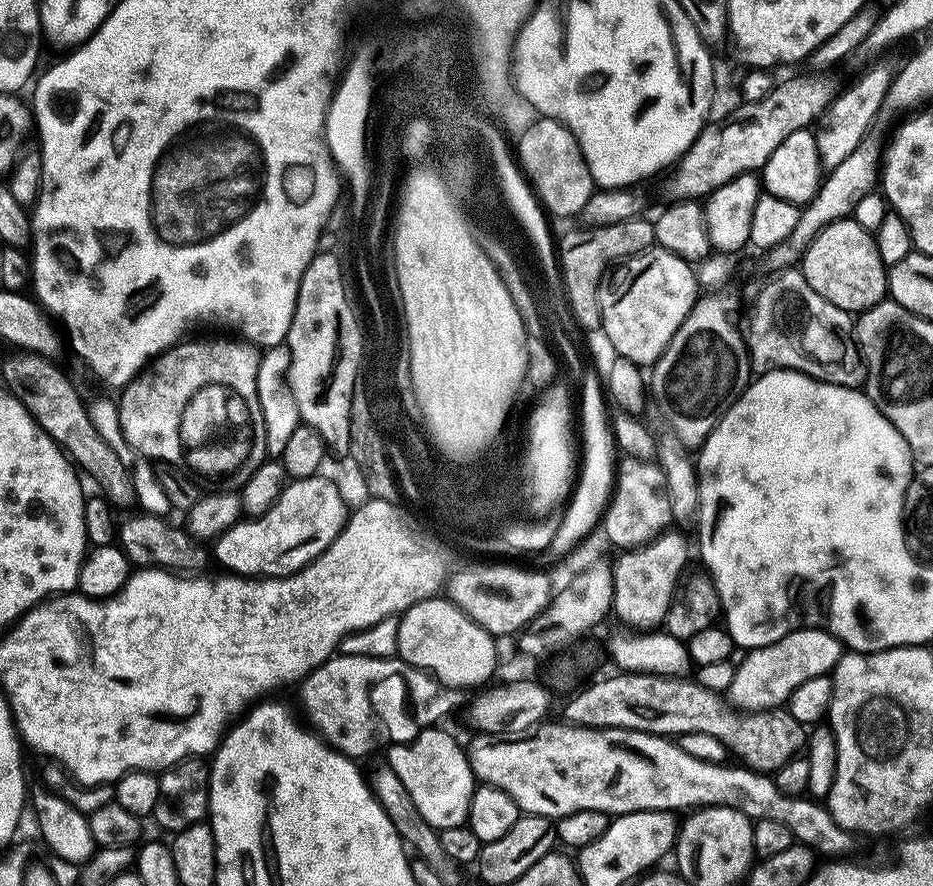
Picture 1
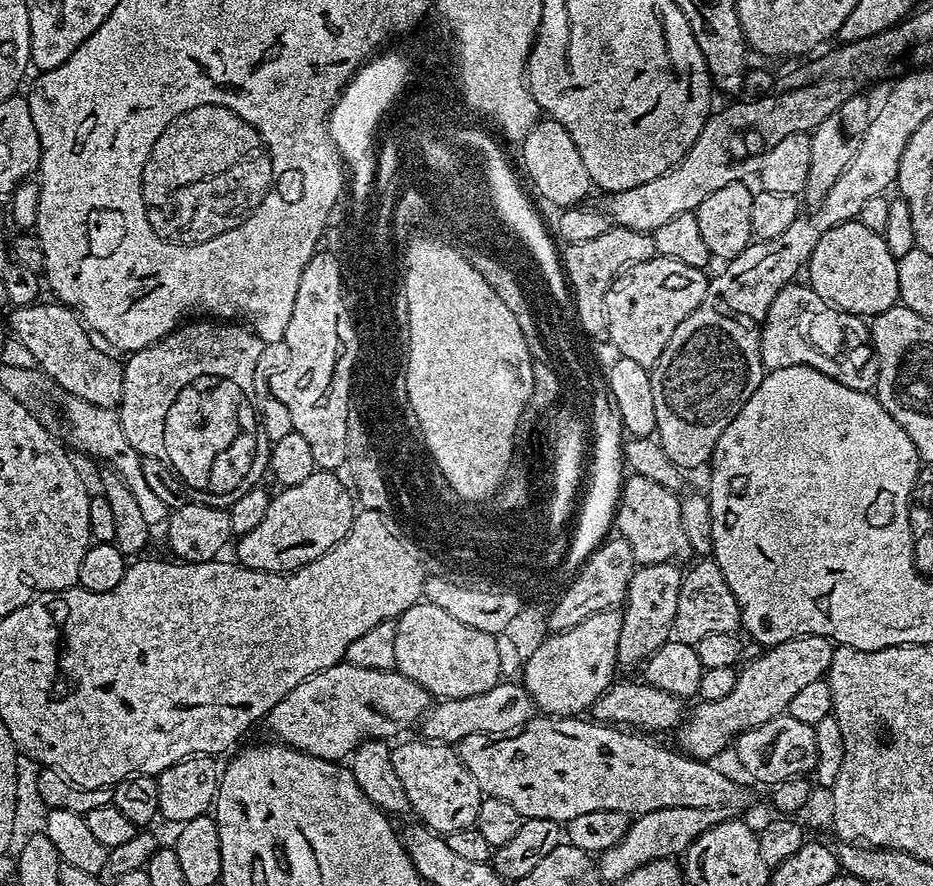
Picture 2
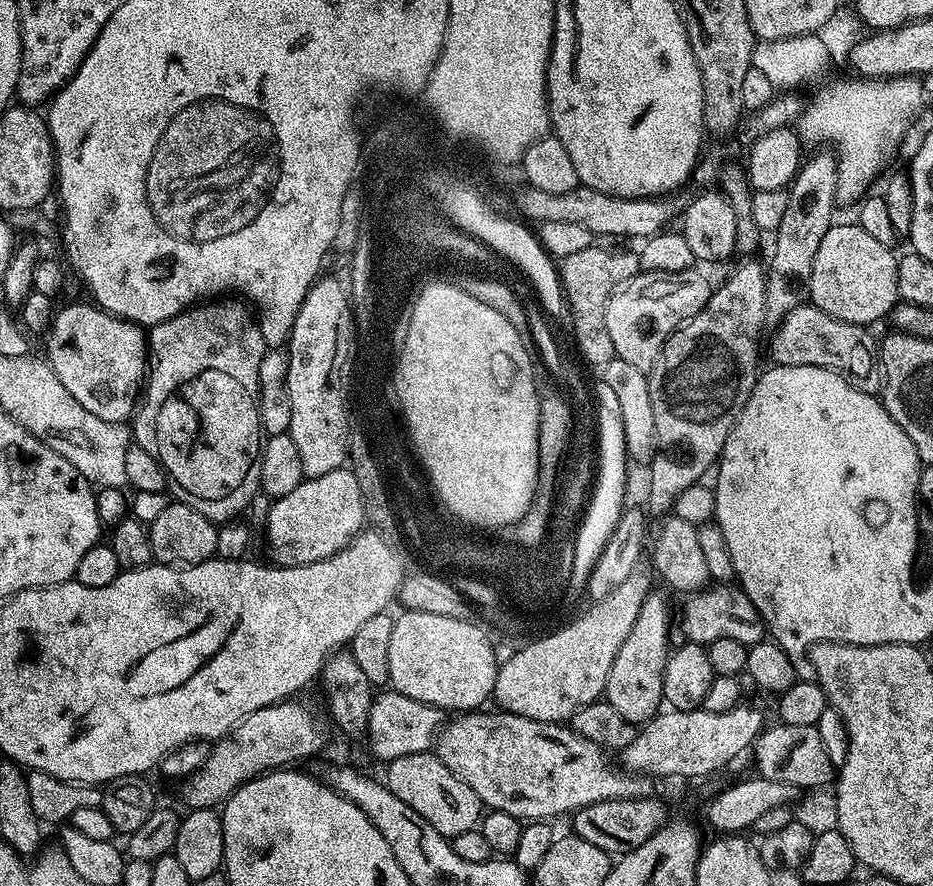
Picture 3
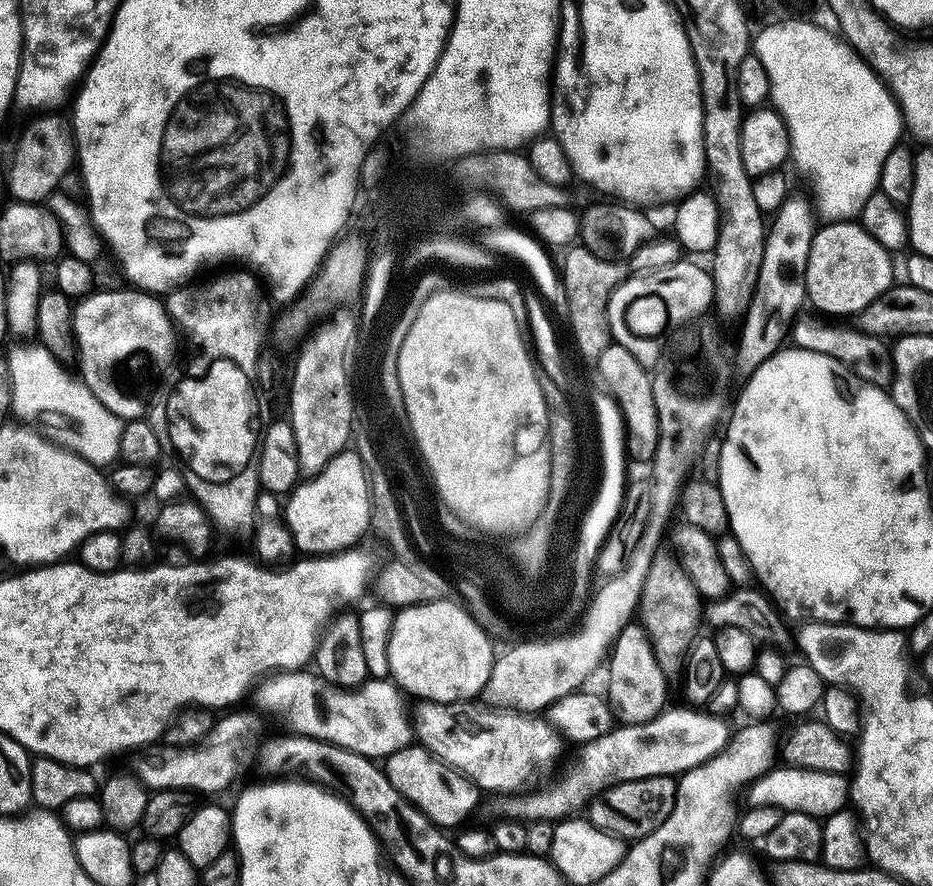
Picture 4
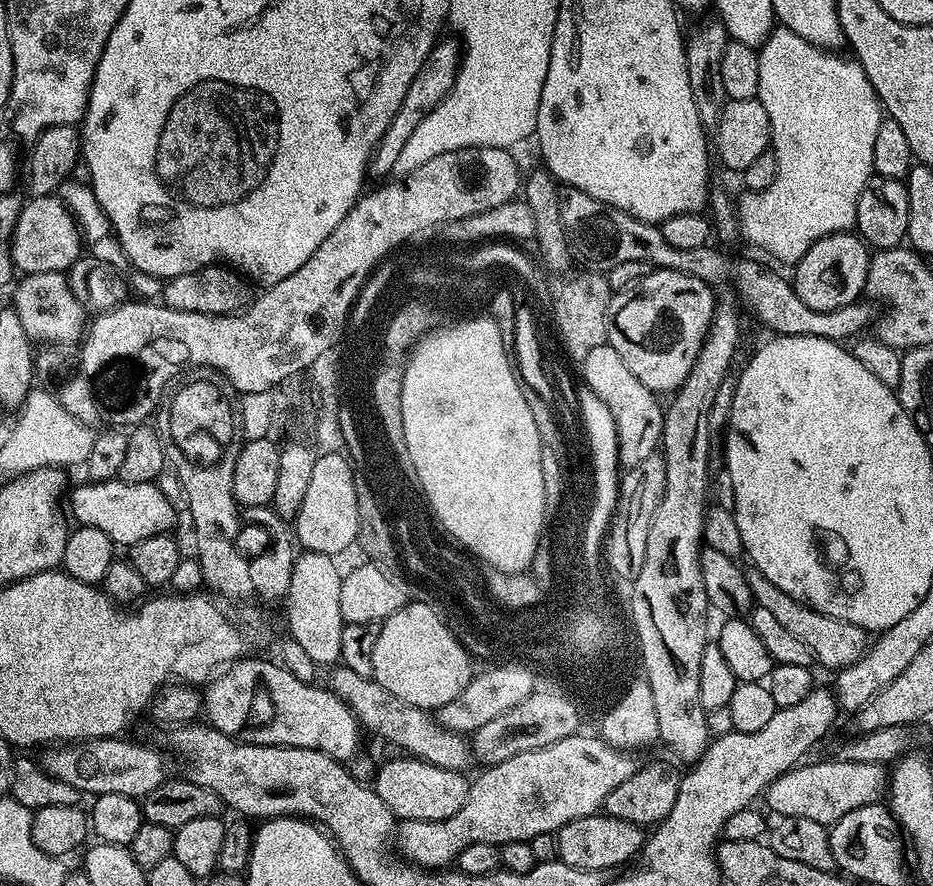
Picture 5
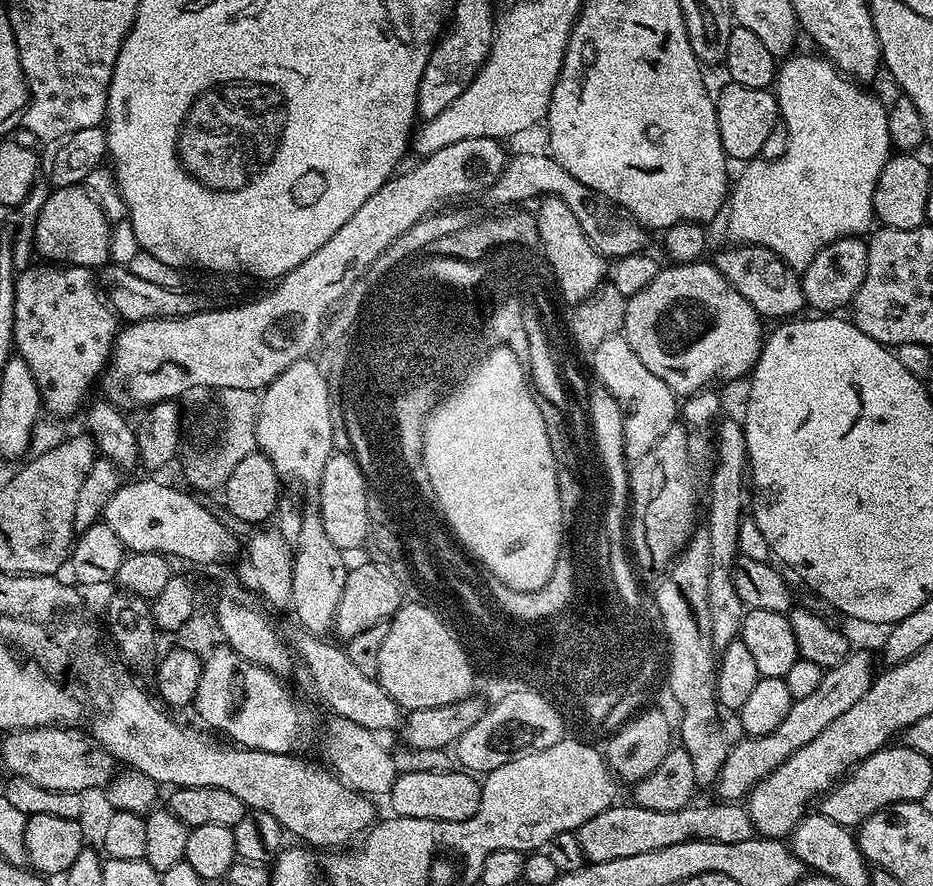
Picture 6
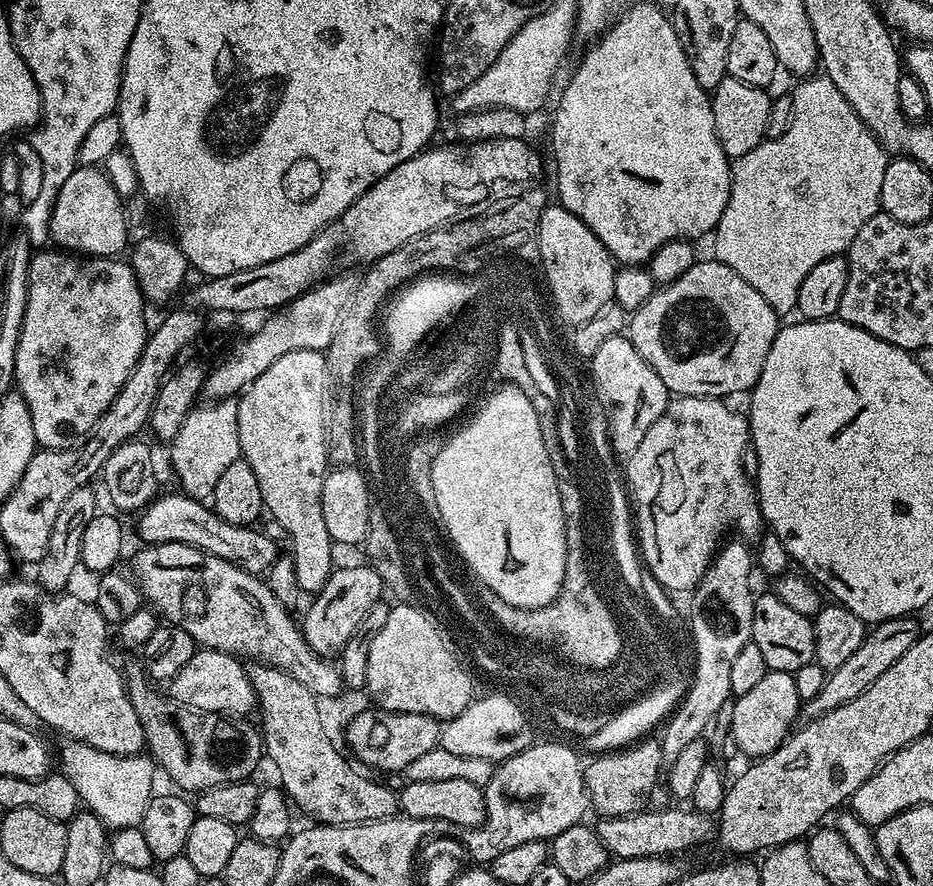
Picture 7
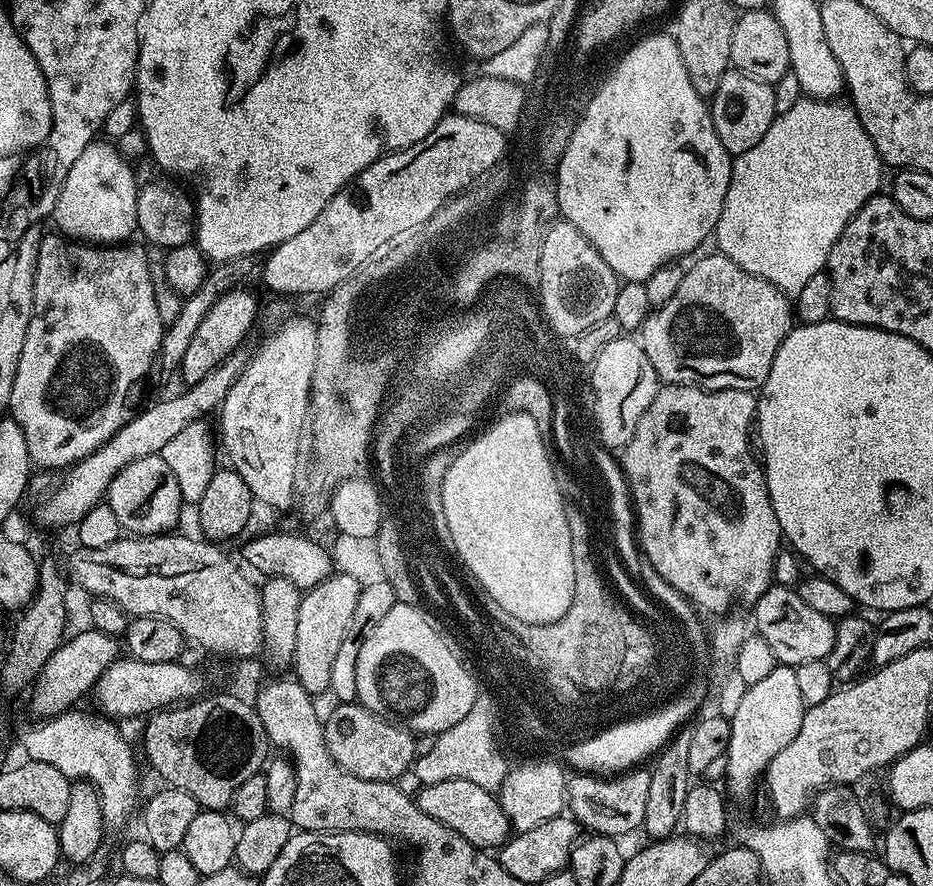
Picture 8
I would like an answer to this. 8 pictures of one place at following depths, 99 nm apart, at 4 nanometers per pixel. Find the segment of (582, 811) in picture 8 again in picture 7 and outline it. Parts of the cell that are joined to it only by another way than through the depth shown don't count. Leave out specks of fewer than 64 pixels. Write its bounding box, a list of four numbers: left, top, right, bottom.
[584,738,666,817]

